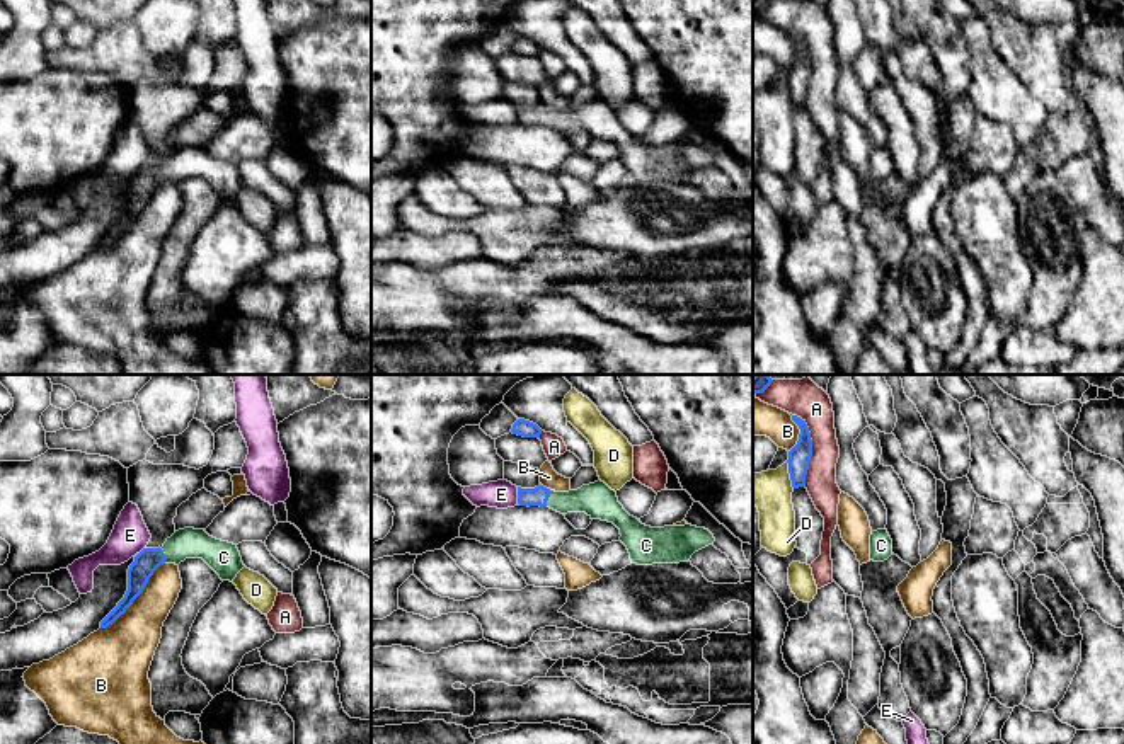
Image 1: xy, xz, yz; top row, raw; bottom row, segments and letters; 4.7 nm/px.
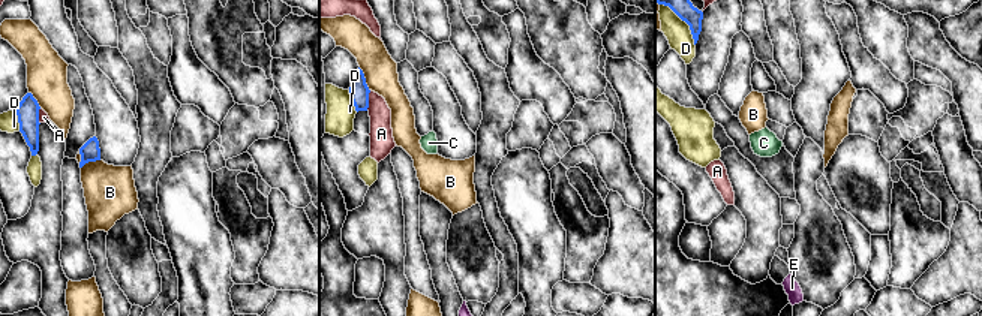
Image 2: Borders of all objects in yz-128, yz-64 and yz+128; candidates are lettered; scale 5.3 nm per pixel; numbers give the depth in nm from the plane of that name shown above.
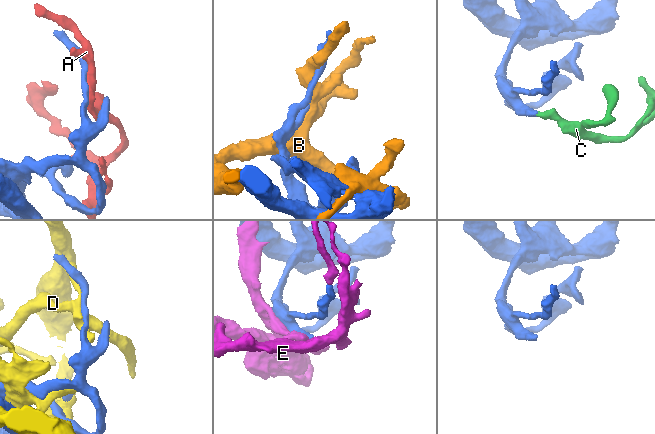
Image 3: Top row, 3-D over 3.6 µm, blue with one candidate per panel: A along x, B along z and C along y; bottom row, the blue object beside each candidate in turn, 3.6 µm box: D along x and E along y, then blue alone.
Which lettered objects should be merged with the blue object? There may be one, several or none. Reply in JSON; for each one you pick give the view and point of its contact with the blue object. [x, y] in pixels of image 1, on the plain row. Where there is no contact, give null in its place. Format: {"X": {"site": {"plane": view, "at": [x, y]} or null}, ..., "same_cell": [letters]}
{"C": {"site": {"plane": "xz", "at": [547, 118]}}, "same_cell": ["C"]}

